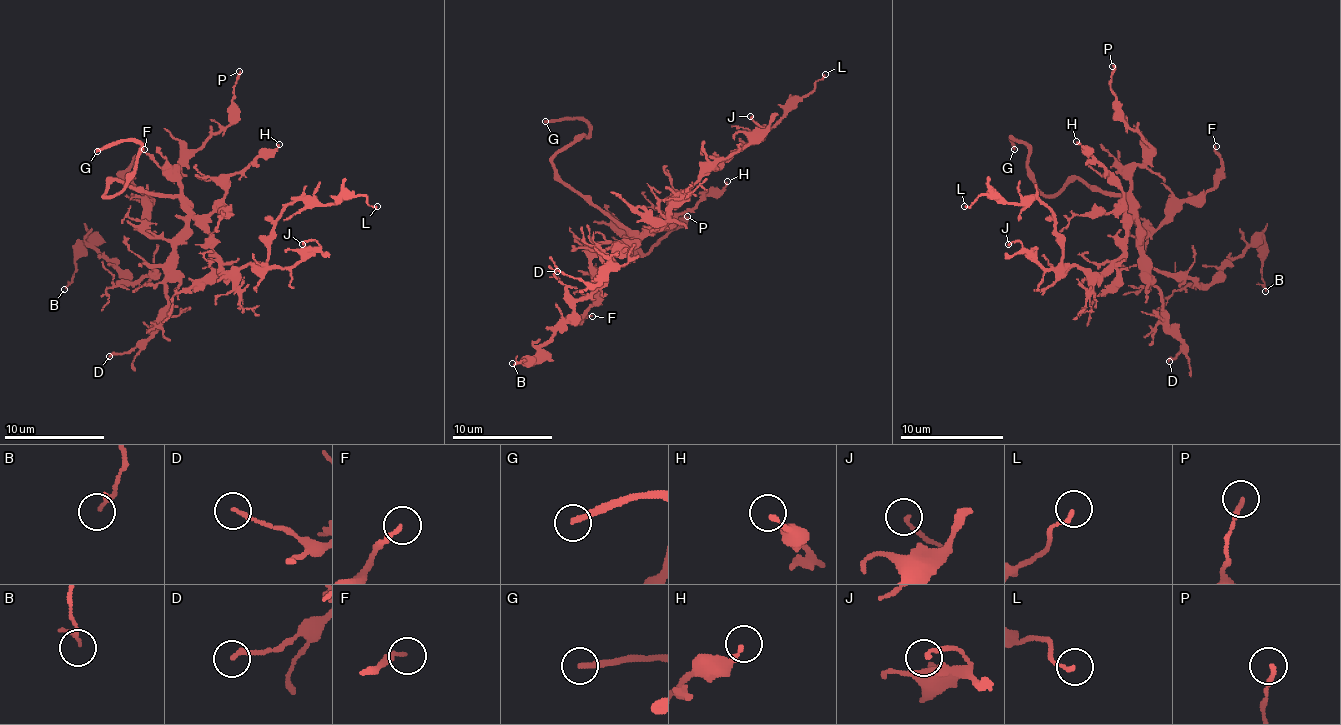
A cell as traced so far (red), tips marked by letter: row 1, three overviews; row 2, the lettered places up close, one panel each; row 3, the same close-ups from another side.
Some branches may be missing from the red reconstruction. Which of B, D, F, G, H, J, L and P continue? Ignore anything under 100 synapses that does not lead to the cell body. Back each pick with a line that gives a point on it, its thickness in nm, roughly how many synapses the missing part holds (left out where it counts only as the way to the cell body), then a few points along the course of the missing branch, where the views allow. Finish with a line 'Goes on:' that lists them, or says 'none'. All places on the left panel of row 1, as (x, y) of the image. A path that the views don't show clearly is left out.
G: at (97, 151); 220 nm thick
Goes on: G

